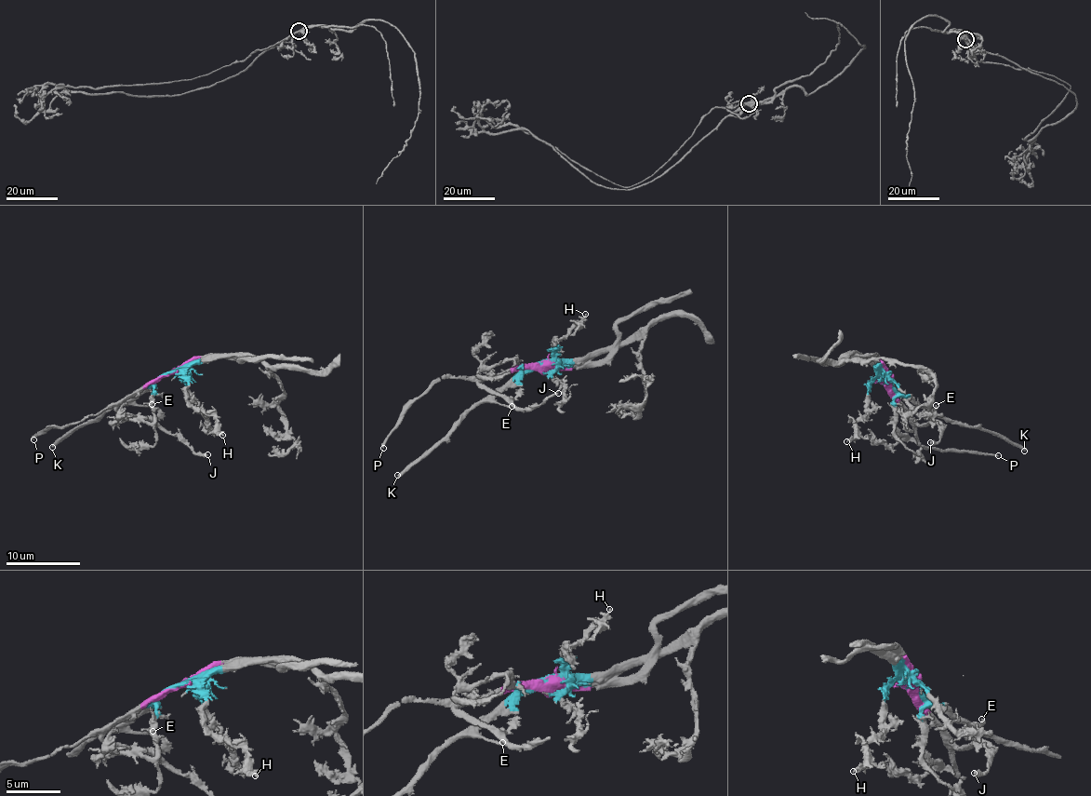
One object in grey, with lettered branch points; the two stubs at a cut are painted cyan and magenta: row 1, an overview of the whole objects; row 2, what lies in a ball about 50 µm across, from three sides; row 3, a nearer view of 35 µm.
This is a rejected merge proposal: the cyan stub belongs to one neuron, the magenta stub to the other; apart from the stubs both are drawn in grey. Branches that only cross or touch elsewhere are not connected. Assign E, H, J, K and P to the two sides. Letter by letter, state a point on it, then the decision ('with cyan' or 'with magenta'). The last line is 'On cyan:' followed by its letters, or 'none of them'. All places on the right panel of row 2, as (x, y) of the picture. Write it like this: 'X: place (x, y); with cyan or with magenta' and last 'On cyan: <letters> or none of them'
E: place (936, 405); with cyan
H: place (846, 441); with cyan
J: place (930, 442); with magenta
K: place (1024, 451); with cyan
P: place (998, 455); with magenta
On cyan: E, H, K

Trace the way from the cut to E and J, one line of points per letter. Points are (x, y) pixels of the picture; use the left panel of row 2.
E: (170, 372), (163, 372), (134, 399), (139, 405), (152, 404)
J: (170, 372), (147, 382), (125, 396), (117, 410), (152, 418), (197, 453), (207, 454)

